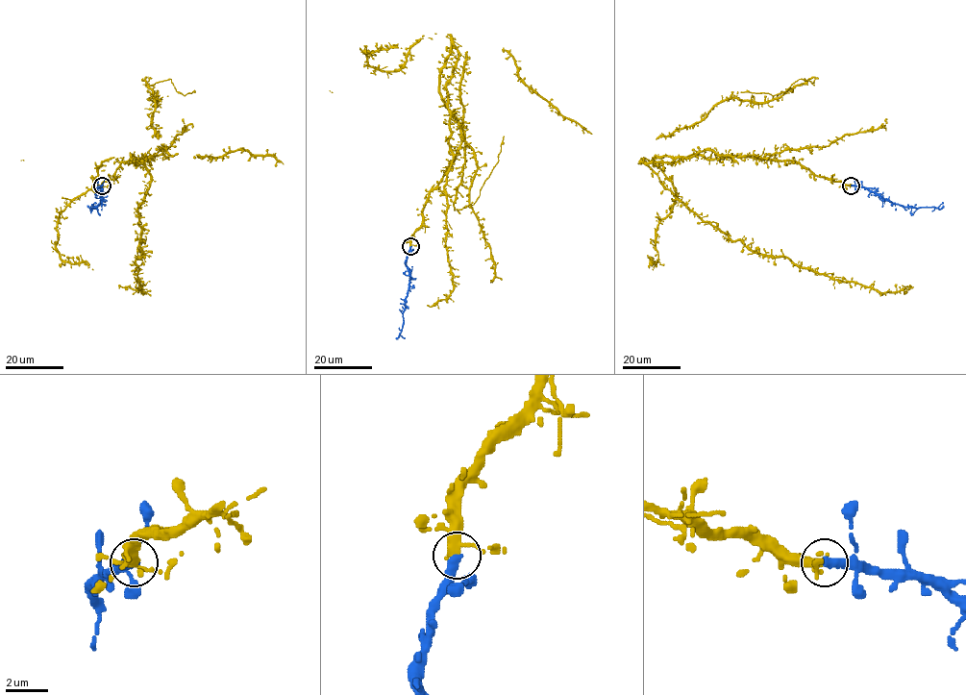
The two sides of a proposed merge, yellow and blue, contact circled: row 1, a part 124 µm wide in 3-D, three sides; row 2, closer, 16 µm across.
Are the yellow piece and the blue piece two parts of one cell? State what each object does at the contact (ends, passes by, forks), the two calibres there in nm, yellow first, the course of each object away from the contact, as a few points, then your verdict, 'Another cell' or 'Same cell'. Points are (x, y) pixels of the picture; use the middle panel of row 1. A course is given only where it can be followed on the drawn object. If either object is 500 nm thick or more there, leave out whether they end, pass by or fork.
At the ring yellow passes by. At the ring blue ends. Thickness 340 nm (yellow) against 440 nm. Course of yellow: (411, 246), (461, 141), (439, 87), (452, 43), (453, 290), (427, 305). Course of blue: (411, 246), (406, 261), (409, 286), (399, 334), (405, 338). Same cell

